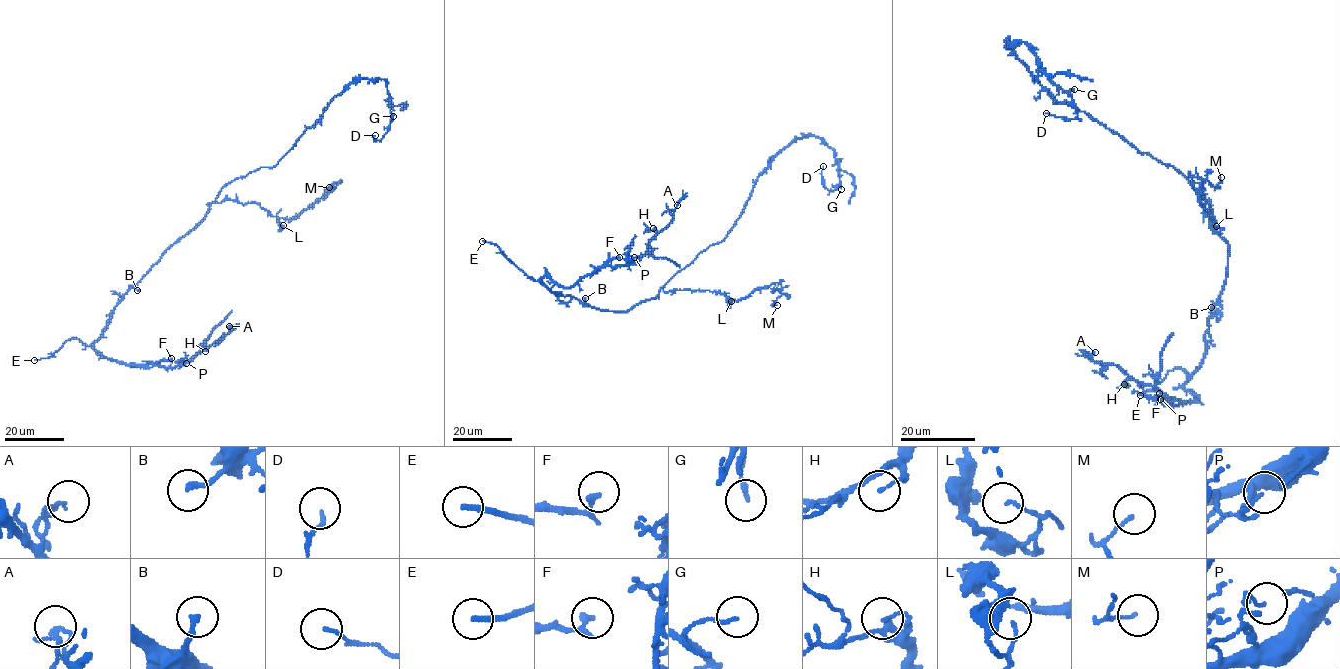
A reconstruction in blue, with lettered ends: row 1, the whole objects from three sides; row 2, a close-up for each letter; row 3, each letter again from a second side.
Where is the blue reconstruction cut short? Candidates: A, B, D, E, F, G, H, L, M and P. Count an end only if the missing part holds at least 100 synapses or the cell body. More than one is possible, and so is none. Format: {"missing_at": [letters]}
{"missing_at": ["E"]}

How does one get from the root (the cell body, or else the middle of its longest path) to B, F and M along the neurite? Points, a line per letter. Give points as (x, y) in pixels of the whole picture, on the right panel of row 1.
B: (1208, 203), (1214, 228), (1228, 243), (1226, 280), (1222, 293), (1211, 307)
F: (1208, 203), (1228, 267), (1205, 356), (1184, 384), (1197, 398), (1159, 393)
M: (1208, 203), (1198, 195), (1204, 195), (1205, 212), (1214, 218), (1201, 205), (1192, 178), (1216, 186), (1221, 177)

